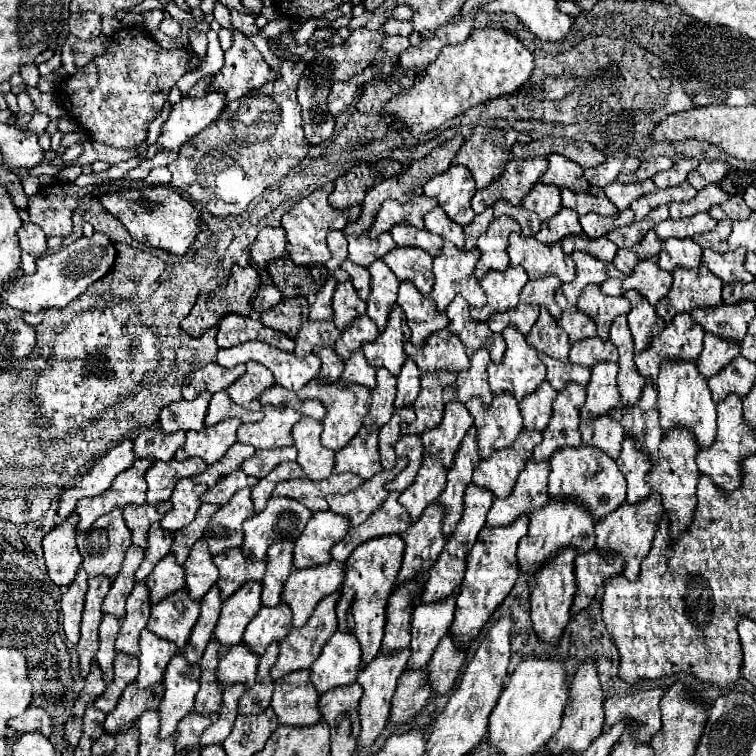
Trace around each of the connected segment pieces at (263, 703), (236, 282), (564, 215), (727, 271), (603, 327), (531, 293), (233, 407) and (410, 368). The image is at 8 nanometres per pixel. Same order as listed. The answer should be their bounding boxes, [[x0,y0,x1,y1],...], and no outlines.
[[239,642,279,714],[181,264,261,338],[535,206,583,244],[703,250,755,284],[577,286,629,340],[521,278,561,320],[205,390,263,426],[395,358,421,406]]

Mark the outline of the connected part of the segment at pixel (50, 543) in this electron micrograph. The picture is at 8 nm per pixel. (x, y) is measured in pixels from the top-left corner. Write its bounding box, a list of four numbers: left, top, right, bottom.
[43,512,81,586]

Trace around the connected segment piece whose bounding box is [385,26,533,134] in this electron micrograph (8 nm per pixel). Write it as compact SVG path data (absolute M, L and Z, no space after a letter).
M479 28L461 44L441 48L441 54L413 82L407 94L387 102L385 114L409 122L411 132L431 132L449 118L491 98L517 92L533 72L533 56L523 42L505 28Z

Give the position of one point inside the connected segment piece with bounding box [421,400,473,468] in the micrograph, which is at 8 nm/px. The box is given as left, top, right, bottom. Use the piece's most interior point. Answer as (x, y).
(445, 439)

